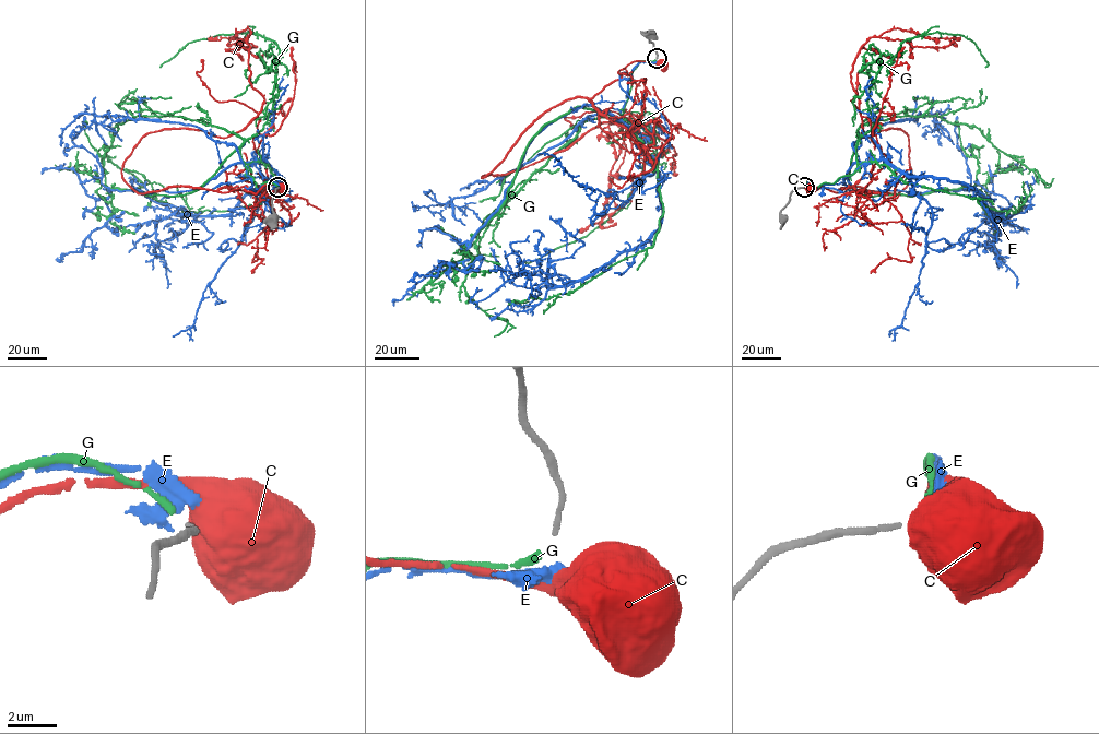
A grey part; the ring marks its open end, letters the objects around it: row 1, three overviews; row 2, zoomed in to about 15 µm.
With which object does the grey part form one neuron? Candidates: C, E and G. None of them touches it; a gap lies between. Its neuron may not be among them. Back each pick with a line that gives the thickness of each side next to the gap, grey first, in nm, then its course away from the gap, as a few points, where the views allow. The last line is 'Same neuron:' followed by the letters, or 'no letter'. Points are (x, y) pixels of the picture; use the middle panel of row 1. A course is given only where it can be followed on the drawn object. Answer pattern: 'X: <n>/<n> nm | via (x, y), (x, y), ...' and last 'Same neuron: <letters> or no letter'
G: 240/320 nm | via (654, 59), (635, 68), (619, 117), (586, 121), (484, 220), (462, 283), (489, 317), (508, 322), (494, 336)
Same neuron: G

